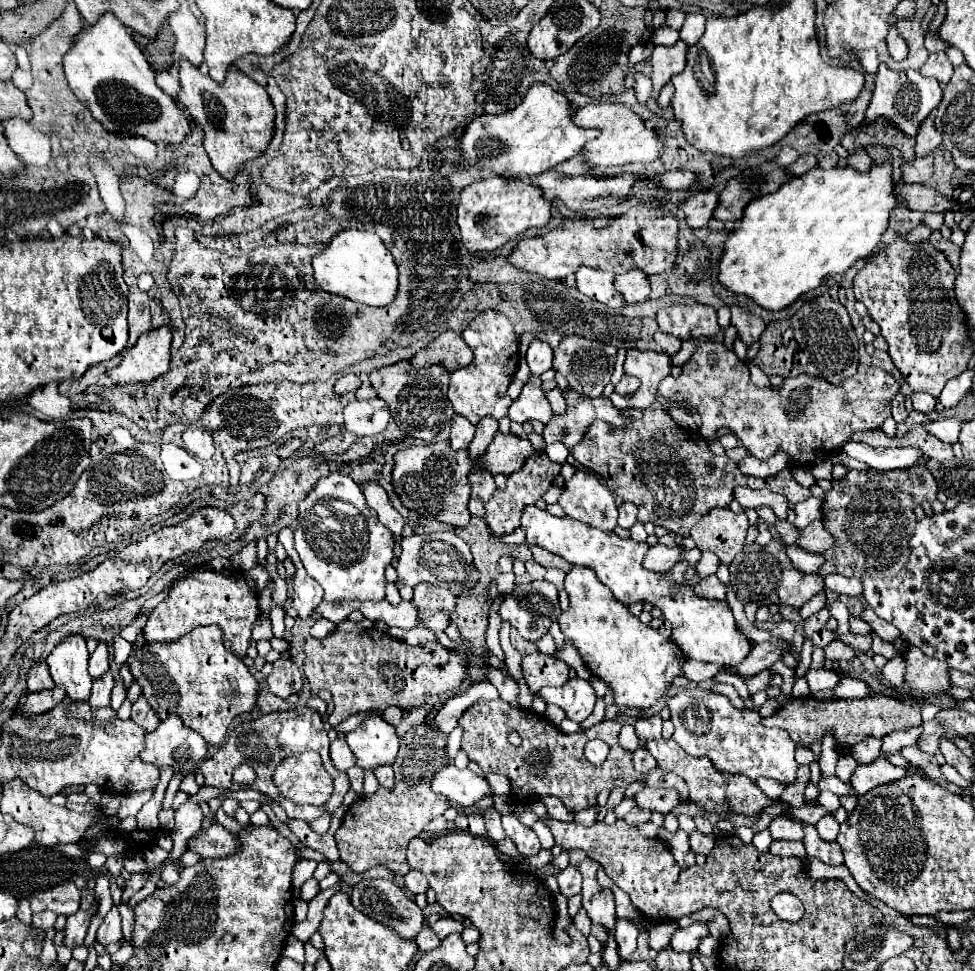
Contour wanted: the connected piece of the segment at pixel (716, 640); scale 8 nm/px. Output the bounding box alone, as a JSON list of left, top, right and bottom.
[522,505,754,665]

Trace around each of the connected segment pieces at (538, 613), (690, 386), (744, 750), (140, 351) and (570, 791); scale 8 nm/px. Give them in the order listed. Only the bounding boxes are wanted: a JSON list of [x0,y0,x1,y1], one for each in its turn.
[[500,581,562,643],[660,341,900,465],[668,689,798,787],[108,327,170,383],[458,701,688,813]]

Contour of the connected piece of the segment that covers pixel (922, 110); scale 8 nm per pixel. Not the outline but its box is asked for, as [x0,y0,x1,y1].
[864,63,942,137]

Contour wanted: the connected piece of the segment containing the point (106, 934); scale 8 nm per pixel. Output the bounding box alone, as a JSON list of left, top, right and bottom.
[96,907,122,945]

